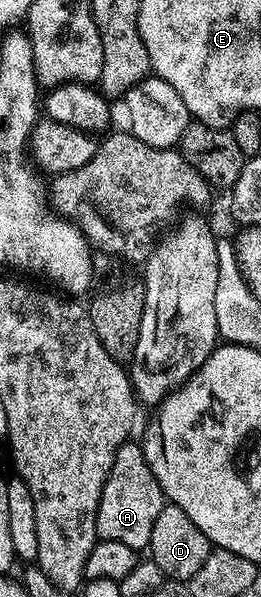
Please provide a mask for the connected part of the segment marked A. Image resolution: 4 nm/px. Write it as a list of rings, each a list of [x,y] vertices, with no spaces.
[[[141,443],[122,444],[120,450],[116,450],[116,458],[112,458],[112,470],[108,470],[108,478],[100,494],[100,506],[96,514],[99,540],[124,542],[124,546],[132,546],[135,550],[149,549],[152,526],[167,503],[160,482],[156,482],[156,474],[152,474],[152,466],[148,466],[144,458]]]

